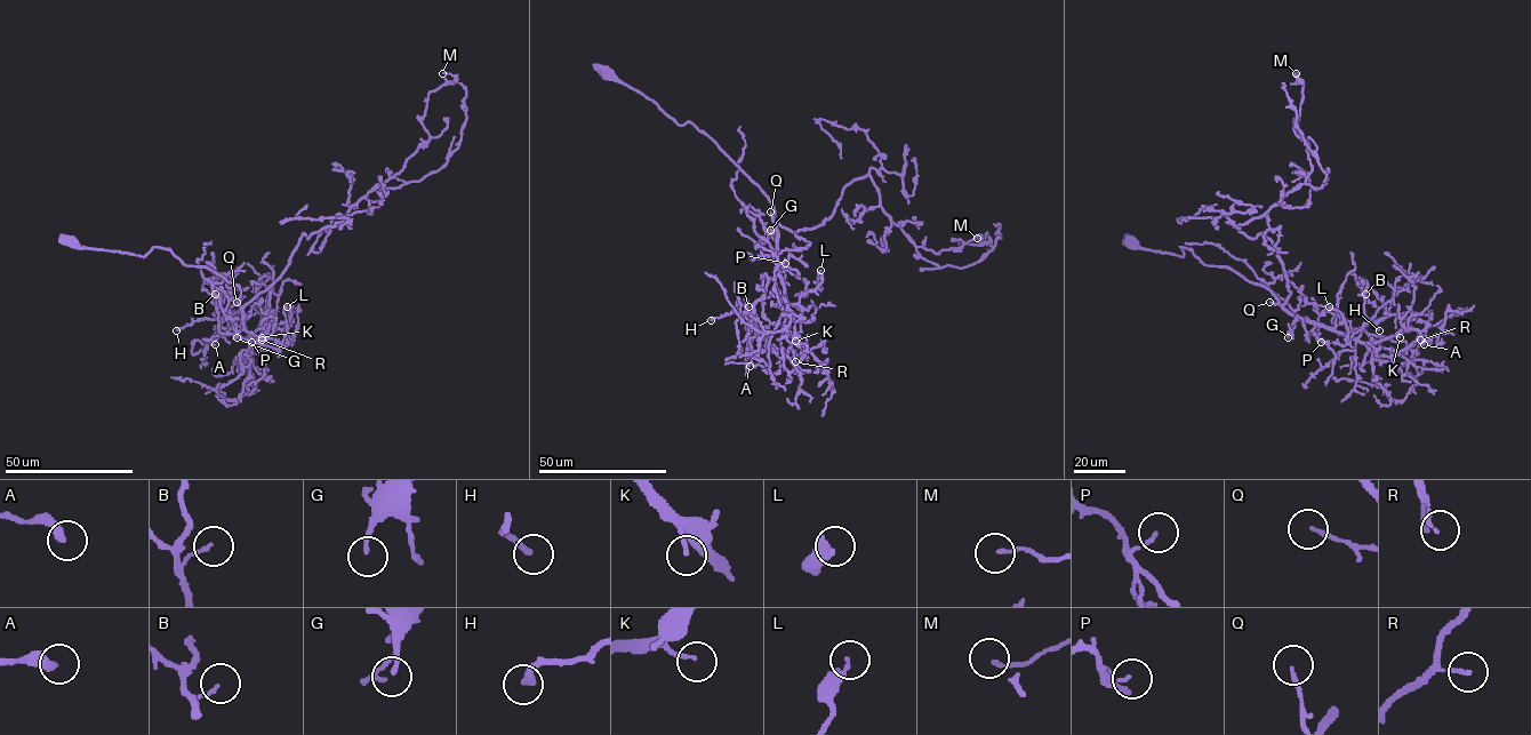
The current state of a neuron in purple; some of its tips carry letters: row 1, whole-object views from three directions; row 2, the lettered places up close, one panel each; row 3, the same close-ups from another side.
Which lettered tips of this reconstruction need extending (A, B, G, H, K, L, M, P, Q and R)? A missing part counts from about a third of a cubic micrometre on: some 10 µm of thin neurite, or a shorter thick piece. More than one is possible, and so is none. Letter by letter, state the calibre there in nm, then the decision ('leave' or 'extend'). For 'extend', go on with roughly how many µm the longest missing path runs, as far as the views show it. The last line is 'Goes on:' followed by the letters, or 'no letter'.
A: 340 nm | leave
B: 110 nm | leave
G: 150 nm | leave
H: 260 nm | extend | 9 µm
K: 120 nm | extend | 25 µm
L: 320 nm | leave
M: 110 nm | leave
P: 100 nm | leave
Q: 140 nm | leave
R: 120 nm | leave
Goes on: H, K

